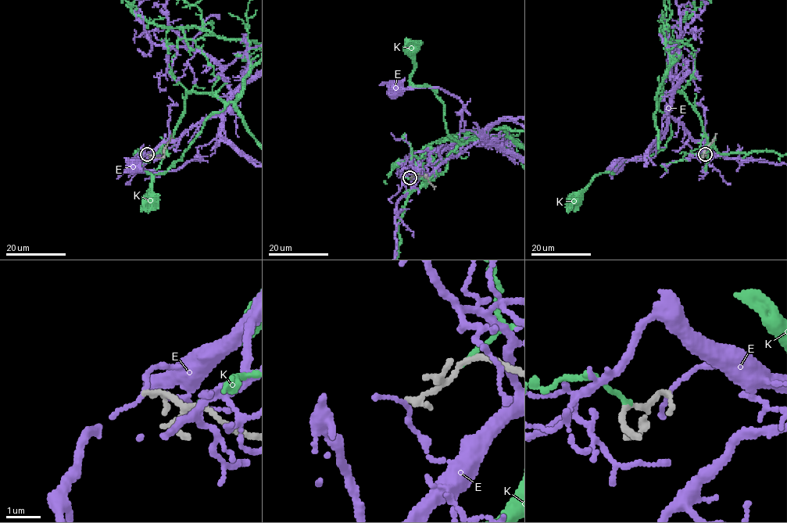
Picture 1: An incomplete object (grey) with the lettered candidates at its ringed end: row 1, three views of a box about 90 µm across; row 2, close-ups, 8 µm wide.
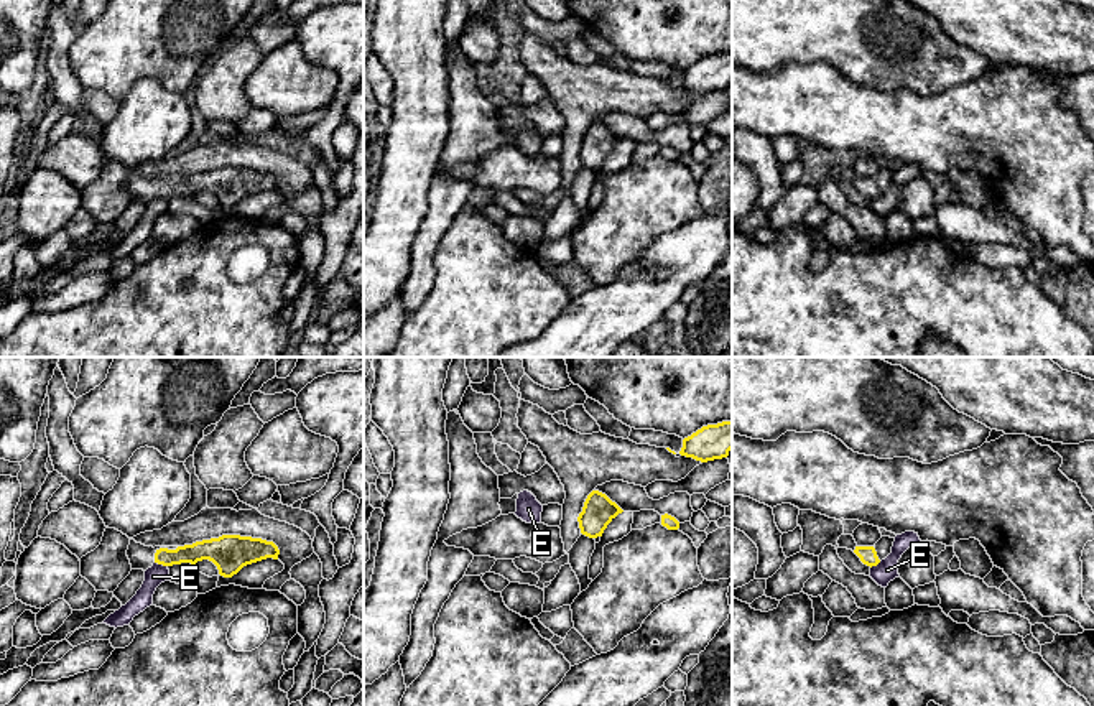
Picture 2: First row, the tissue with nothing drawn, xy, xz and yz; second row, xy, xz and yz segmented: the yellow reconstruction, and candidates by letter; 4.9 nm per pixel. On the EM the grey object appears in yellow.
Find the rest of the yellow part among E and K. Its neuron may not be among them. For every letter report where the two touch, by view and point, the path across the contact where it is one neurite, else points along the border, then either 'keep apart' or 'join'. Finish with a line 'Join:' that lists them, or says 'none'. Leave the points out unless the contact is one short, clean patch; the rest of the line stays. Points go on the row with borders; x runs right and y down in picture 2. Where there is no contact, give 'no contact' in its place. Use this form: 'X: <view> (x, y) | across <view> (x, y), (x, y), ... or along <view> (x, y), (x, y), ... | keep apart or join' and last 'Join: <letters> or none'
E: xy (162, 563) | along xy (155, 562), (166, 566) | keep apart
K: no contact | keep apart
Join: none

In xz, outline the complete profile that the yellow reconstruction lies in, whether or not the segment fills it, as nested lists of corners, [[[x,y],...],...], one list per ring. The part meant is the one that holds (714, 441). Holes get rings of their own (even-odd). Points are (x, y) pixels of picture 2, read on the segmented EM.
[[[732,421],[707,425],[683,439],[681,456],[701,462],[722,459],[732,449]]]

